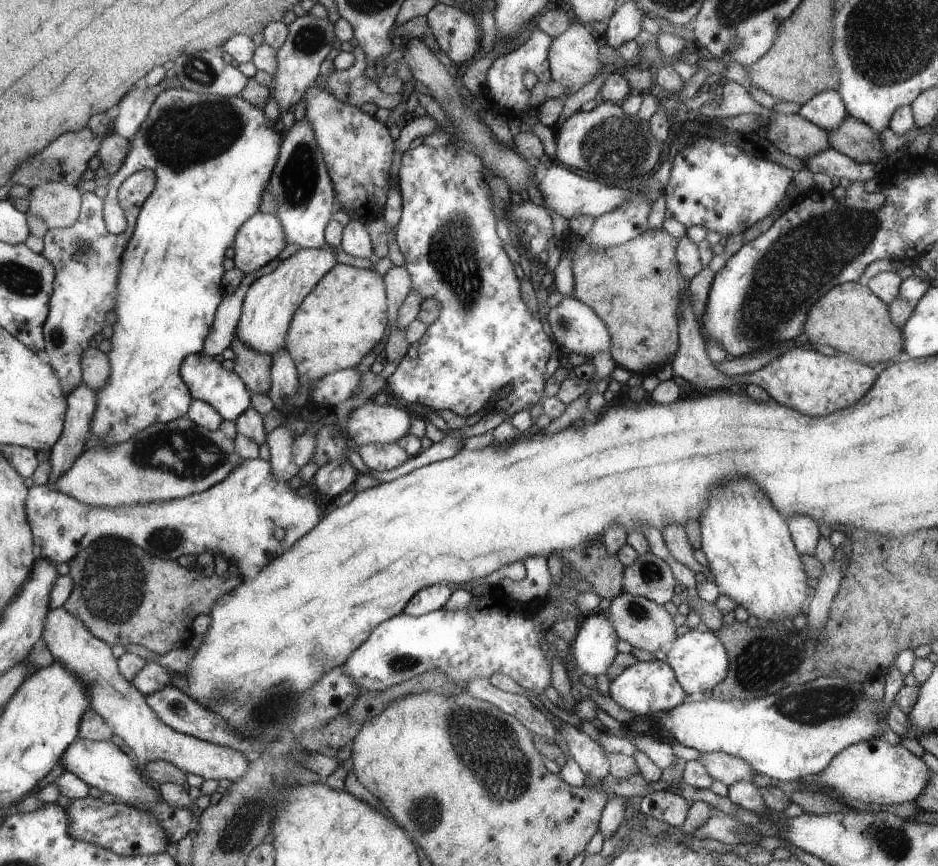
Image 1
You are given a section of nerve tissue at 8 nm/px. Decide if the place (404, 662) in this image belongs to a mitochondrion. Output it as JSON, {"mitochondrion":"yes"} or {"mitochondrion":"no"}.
{"mitochondrion":"yes"}

